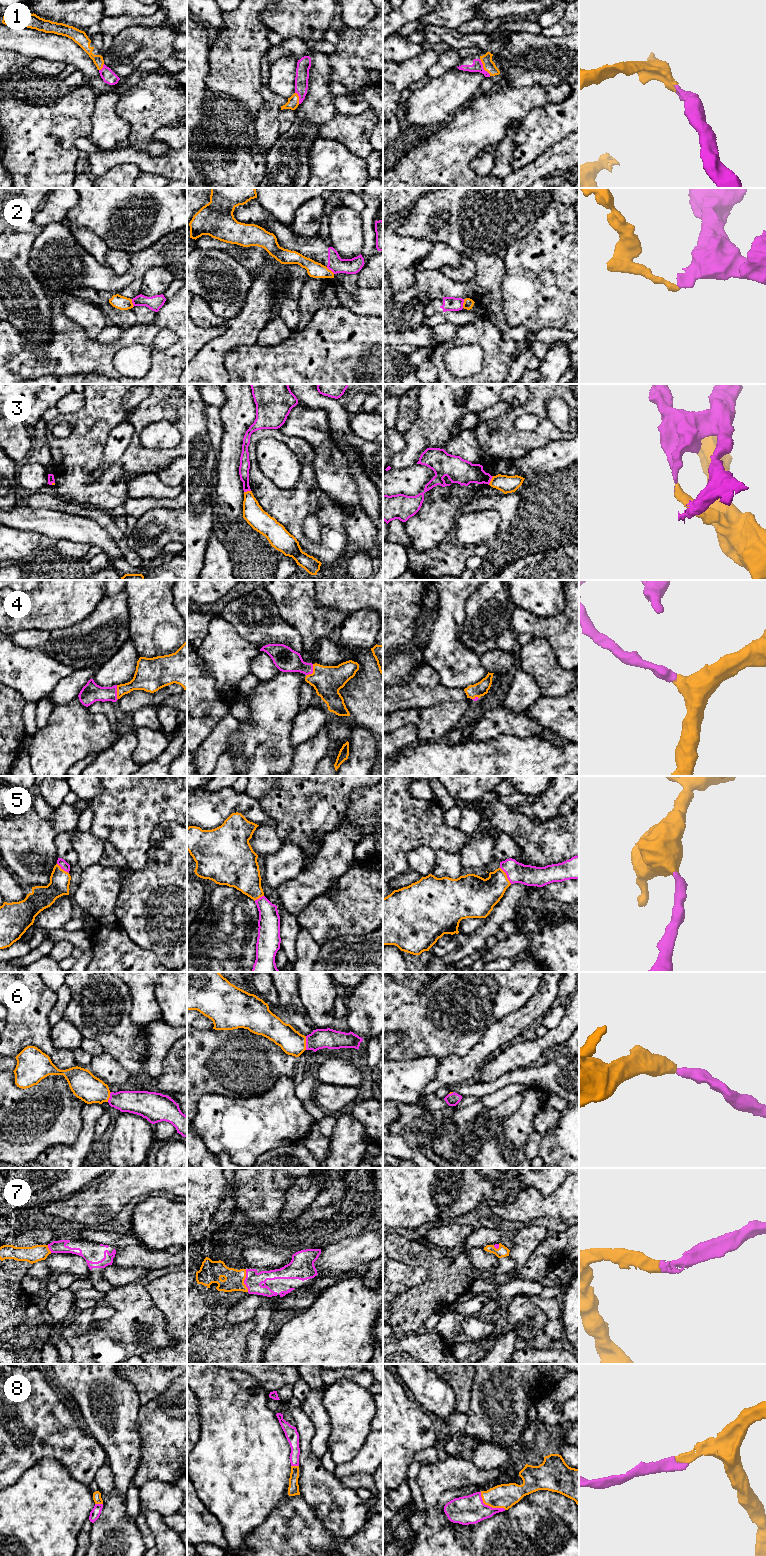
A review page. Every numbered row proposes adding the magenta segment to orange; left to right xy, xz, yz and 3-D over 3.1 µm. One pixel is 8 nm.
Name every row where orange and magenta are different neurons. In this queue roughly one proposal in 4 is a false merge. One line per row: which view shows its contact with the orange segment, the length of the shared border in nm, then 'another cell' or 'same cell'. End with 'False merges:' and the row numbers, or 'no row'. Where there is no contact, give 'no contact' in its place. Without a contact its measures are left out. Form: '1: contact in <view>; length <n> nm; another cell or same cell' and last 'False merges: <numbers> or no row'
1: contact in yz; length 160 nm; same cell
2: contact in yz; length 70 nm; another cell
3: contact in yz; length 80 nm; same cell
4: contact in xz; length 110 nm; same cell
5: contact in yz; length 160 nm; same cell
6: contact in xz; length 110 nm; same cell
7: contact in xz; length 190 nm; same cell
8: contact in yz; length 240 nm; same cell
False merges: 2

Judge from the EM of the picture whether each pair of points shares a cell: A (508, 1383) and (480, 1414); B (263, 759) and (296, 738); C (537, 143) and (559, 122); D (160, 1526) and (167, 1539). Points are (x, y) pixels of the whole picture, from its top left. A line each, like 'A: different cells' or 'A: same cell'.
A: same cell
B: different cells
C: same cell
D: same cell

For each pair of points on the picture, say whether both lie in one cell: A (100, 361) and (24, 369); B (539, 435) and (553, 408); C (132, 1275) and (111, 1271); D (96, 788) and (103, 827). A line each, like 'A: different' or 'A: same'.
A: same
B: different
C: same
D: different

